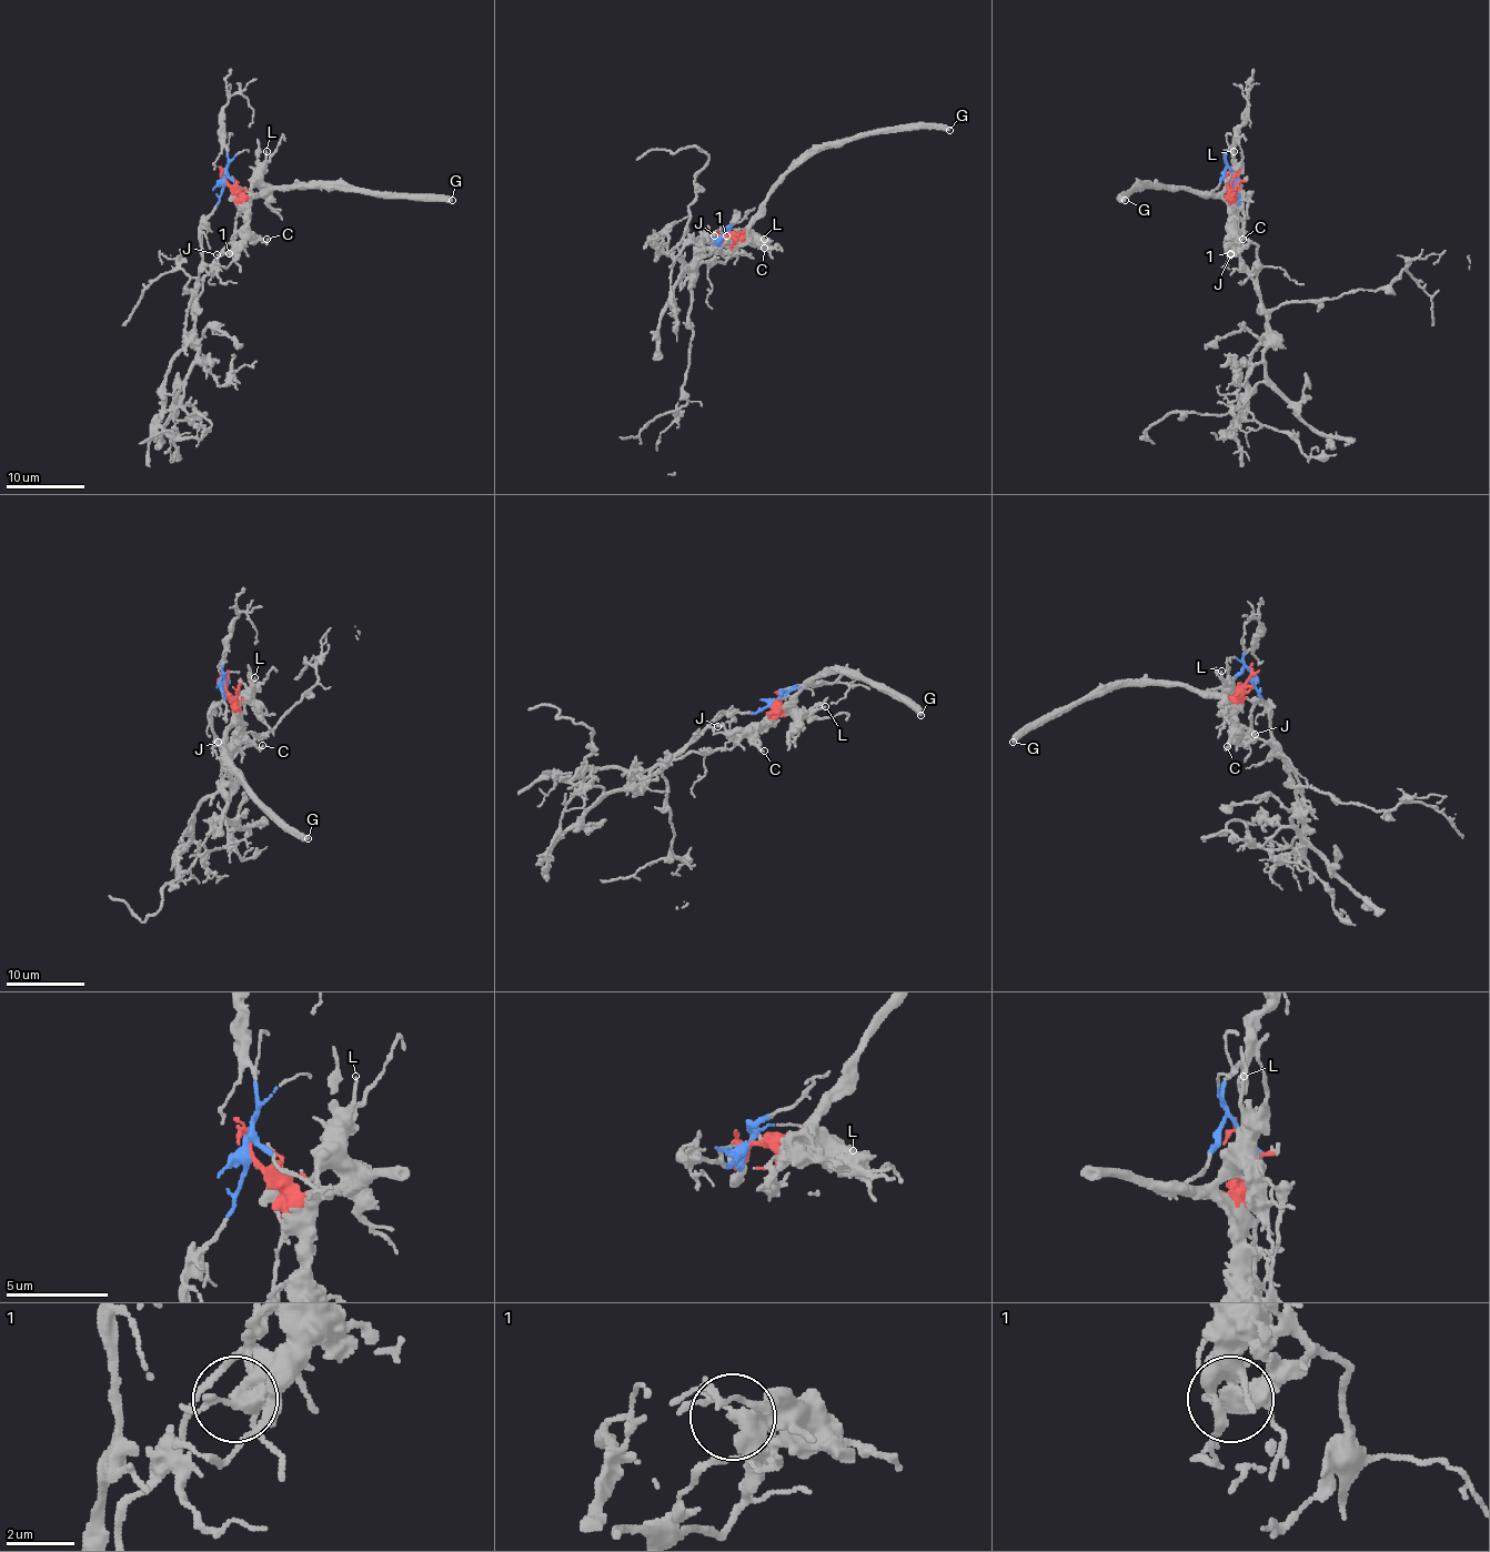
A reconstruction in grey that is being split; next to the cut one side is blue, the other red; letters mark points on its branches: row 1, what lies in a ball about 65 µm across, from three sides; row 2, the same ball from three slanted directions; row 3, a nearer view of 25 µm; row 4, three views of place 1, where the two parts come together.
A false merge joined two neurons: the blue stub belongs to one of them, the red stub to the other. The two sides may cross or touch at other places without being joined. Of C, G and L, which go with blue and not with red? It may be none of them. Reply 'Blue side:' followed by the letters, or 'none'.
Blue side: none

